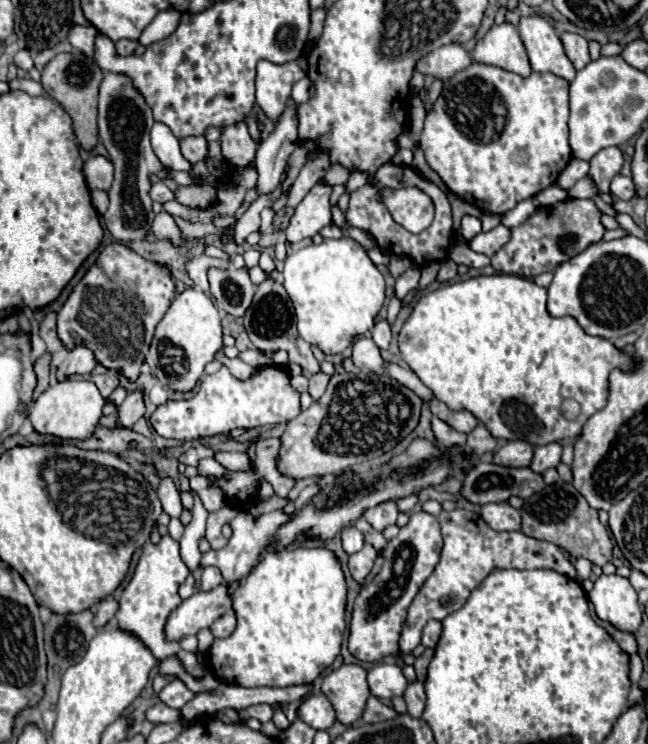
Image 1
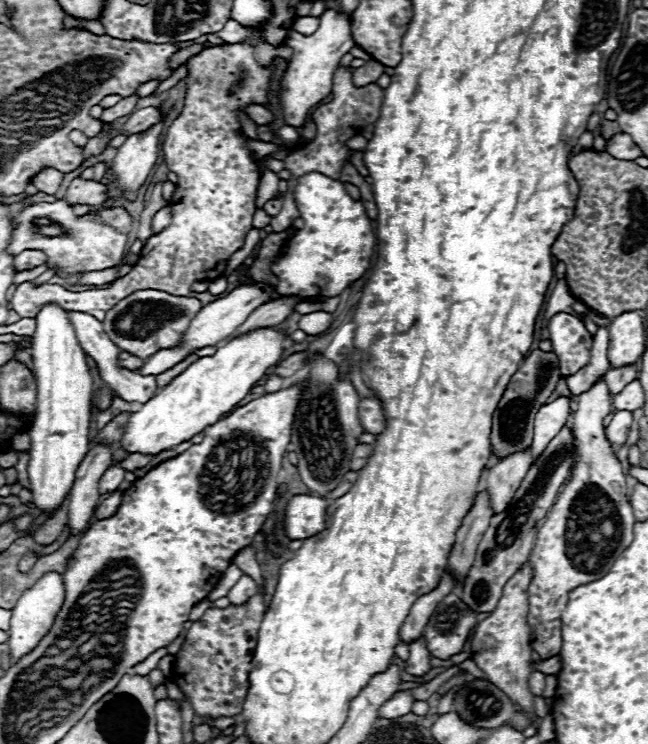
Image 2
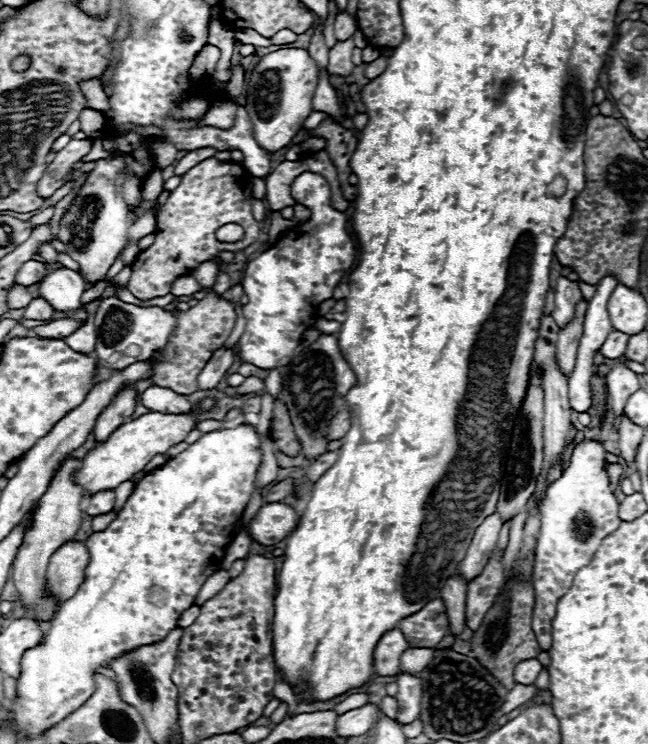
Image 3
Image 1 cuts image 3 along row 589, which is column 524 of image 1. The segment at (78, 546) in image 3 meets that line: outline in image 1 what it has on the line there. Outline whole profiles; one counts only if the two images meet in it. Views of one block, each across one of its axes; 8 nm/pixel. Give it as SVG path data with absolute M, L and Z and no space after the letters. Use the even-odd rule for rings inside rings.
M508 22L500 26L494 24L490 32L472 50L472 58L482 64L500 66L520 76L532 74L532 68L530 68L524 44L518 36L518 30Z

